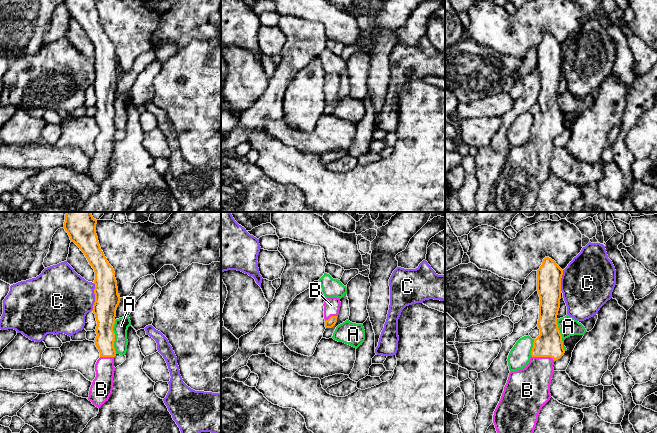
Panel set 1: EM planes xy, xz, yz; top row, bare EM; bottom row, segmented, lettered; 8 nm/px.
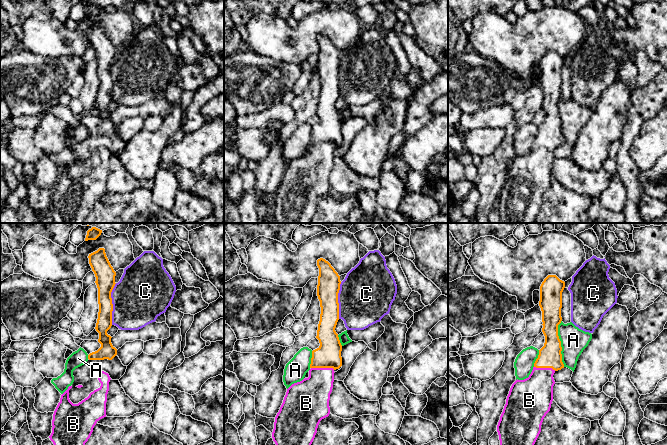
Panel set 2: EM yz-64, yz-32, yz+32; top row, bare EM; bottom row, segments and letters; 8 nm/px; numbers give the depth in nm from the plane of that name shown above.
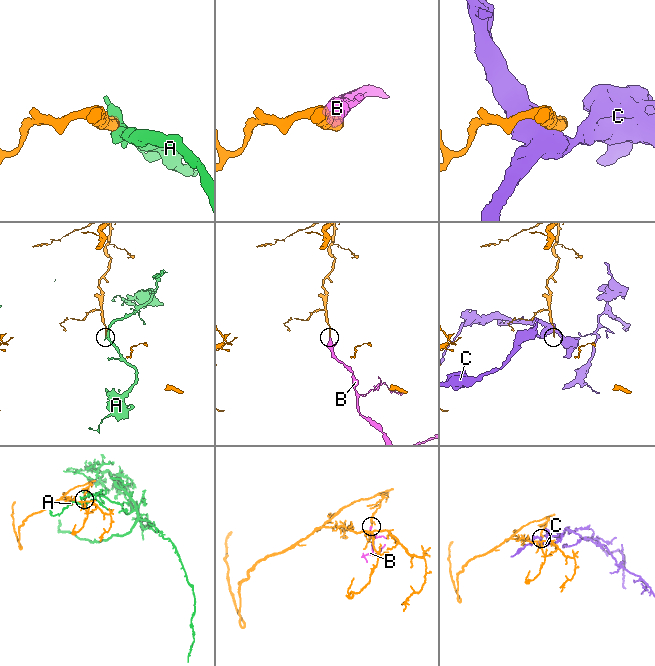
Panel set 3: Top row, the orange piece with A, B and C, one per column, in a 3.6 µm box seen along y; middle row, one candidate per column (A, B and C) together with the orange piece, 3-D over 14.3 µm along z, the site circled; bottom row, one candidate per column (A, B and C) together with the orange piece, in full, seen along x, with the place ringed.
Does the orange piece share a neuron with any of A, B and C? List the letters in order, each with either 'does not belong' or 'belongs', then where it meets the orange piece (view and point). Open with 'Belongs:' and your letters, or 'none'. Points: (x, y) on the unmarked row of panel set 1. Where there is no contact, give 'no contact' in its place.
Belongs: B
A: does not belong; meets orange in xy at (114, 113)
B: belongs; meets orange in yz at (543, 132)
C: does not belong; meets orange in xy at (95, 73)

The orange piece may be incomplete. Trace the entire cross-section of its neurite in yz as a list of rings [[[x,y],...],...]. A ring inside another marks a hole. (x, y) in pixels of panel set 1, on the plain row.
[[[549,33],[537,46],[540,111],[534,115],[528,141],[509,149],[493,191],[498,212],[533,212],[540,186],[551,174],[553,141],[565,129],[557,100],[562,51],[563,46]]]

